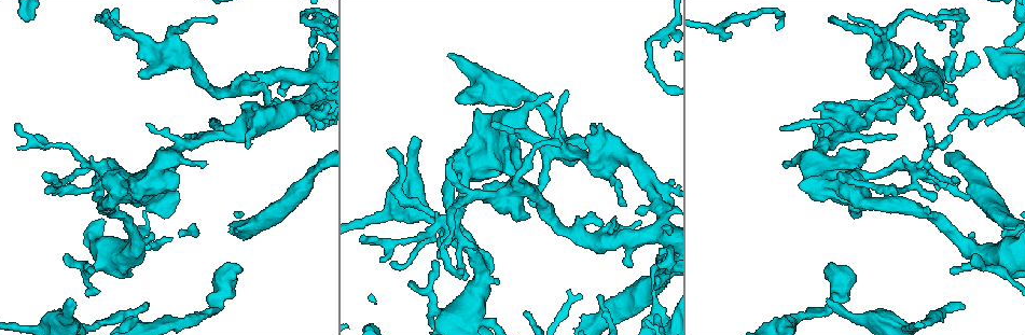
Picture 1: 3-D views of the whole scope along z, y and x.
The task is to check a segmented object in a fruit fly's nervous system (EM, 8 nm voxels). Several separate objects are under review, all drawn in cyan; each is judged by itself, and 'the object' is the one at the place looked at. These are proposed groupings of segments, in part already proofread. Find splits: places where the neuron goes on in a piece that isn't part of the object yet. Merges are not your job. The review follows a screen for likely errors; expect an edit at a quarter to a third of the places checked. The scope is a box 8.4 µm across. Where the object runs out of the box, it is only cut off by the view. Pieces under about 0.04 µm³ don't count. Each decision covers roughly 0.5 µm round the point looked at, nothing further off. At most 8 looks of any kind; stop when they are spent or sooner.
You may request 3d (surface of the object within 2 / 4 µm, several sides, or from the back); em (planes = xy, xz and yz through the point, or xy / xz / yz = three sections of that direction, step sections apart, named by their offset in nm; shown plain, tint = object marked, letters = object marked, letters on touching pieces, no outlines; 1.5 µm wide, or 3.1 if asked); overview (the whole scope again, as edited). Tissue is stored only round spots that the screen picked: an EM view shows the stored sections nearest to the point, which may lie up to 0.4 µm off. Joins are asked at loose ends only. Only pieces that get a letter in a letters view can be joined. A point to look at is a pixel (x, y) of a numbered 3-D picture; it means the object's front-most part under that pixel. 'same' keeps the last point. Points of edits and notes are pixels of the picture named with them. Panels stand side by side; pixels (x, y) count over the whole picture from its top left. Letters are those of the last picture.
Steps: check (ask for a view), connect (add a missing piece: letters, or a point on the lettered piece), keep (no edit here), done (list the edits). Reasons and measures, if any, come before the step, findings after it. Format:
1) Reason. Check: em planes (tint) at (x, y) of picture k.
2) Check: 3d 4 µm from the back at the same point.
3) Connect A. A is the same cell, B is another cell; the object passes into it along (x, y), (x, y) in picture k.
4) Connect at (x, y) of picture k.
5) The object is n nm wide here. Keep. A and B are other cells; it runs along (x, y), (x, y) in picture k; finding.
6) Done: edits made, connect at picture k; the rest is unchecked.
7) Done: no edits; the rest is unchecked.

Free end. Check: 3d 2 µm at (964, 307) of picture 1.

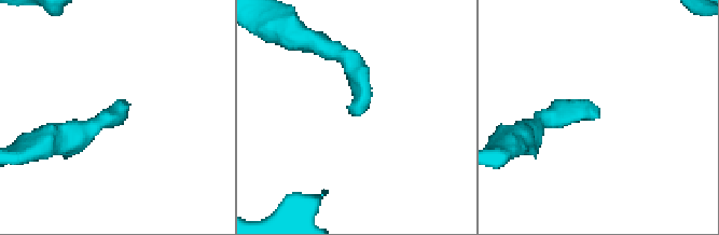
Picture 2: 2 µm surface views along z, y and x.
Shape alone is not enough. Check: em planes (tint) at (350, 110) of picture 2.

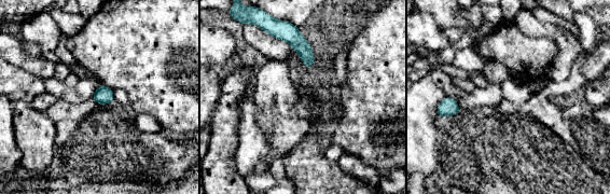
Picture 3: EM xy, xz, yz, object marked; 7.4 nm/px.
Check: em planes (letters) at the same point.

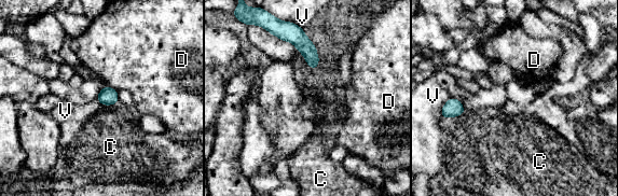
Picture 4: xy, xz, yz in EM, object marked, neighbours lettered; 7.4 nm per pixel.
Keep. C, D and V are other cells; a border runs along (450, 97), (441, 109) in picture 4; no lettered piece goes on from it.

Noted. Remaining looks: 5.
Tapers out. Check: 3d 4 µm at (466, 277) of picture 1.

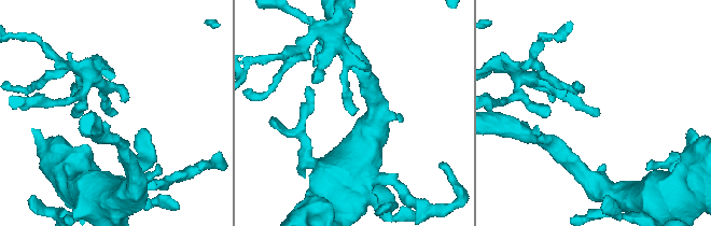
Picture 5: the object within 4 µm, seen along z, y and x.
Check: em xy step 4 (letters) at (594, 116) of picture 5.

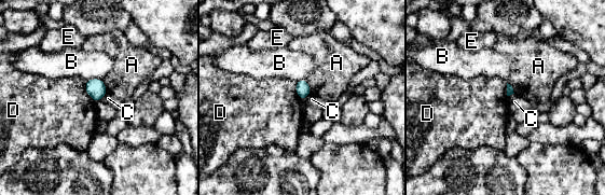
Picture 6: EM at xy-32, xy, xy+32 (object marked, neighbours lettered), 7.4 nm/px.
Keep. A, B, C, D and E are other cells; a border runs along (84, 81), (84, 89), (95, 102) in picture 6; no lettered piece goes on from it.

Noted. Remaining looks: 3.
Thick end. Check: 3d 2 µm from the back at (829, 266) of picture 1.

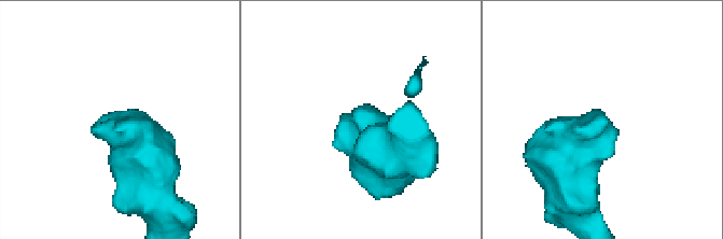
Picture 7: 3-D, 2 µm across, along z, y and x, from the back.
Now the EM. Check: em planes (letters) at (102, 115) of picture 7.

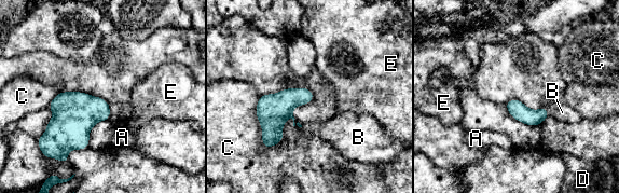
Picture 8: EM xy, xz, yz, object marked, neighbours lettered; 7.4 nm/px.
Connect B. B is the same cell, A, C, D and E are other cells; the object passes into it along (517, 109), (547, 110), (562, 112) in picture 8; the neuron continues.

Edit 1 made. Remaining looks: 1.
Free end. Check: em planes (letters) at (42, 176) of picture 1.

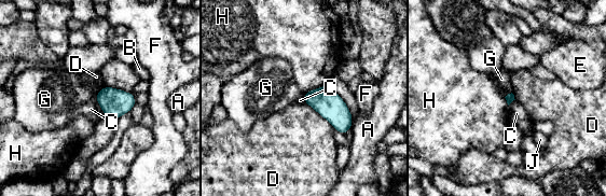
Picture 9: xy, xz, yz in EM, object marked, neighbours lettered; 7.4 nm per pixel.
Keep. A, B, C, D, E, F, G, H and J are other cells; a border runs along (95, 98), (105, 114) in picture 9; no lettered piece goes on from it.

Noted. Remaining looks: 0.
Done: edits made, connect at picture 8; the rest is unchecked.

